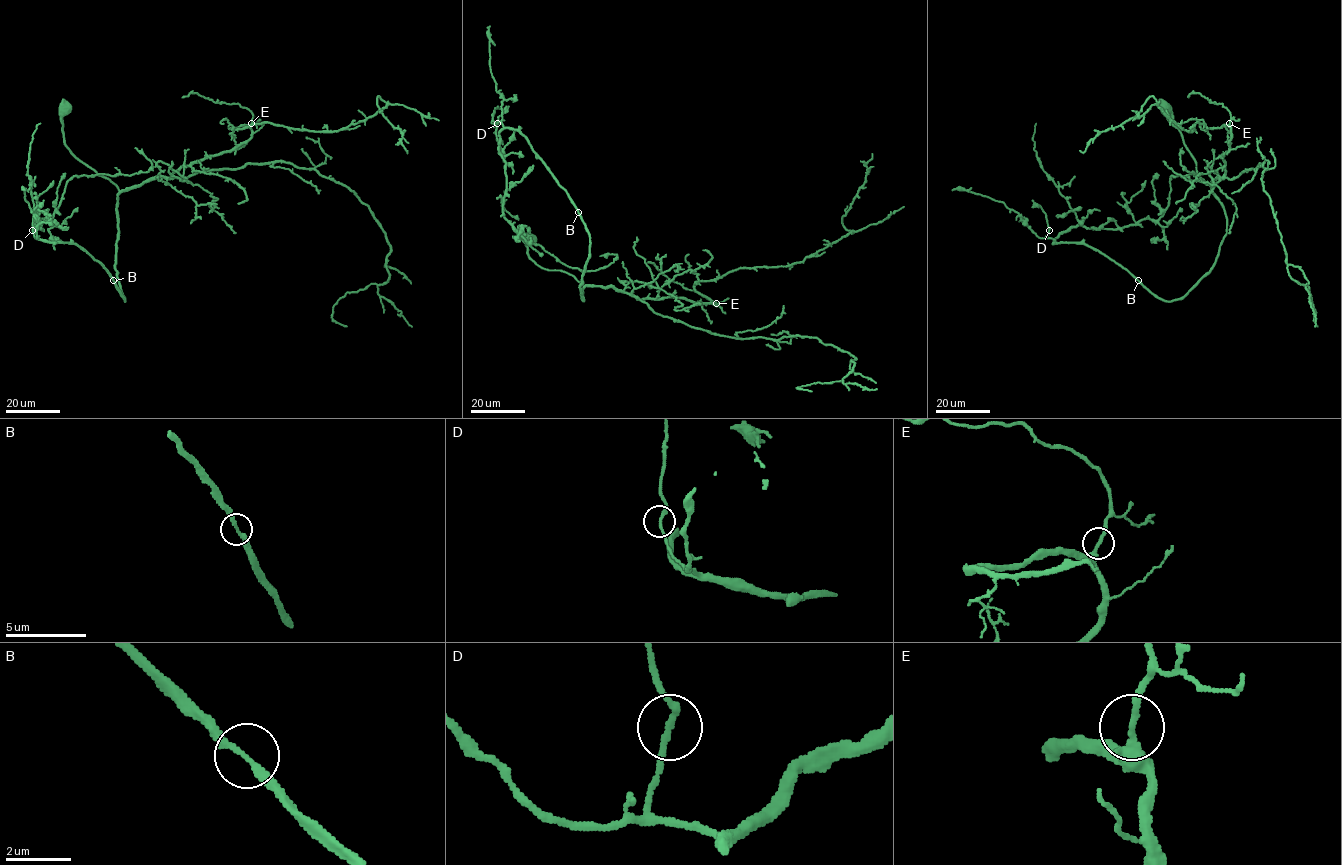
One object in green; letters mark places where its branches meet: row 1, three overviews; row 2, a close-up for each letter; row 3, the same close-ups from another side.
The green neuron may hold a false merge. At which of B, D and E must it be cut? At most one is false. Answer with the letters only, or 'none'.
none

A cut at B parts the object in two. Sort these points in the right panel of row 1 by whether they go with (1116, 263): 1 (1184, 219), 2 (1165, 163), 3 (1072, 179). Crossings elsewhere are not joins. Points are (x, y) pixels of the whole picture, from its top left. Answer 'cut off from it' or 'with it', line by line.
1: cut off from it
2: cut off from it
3: with it

